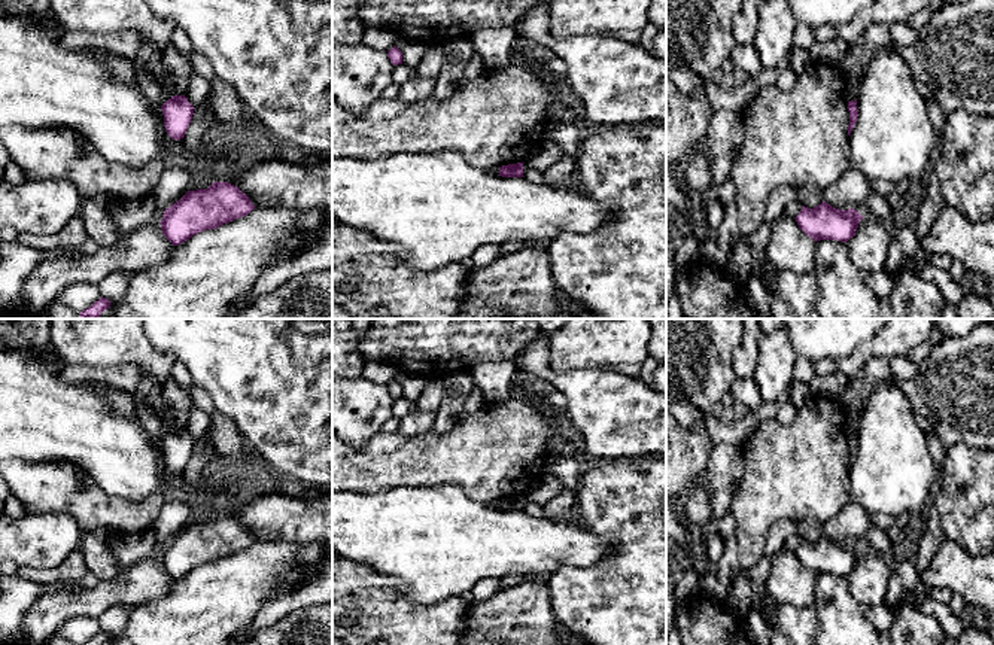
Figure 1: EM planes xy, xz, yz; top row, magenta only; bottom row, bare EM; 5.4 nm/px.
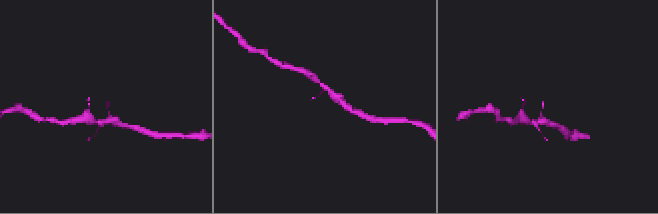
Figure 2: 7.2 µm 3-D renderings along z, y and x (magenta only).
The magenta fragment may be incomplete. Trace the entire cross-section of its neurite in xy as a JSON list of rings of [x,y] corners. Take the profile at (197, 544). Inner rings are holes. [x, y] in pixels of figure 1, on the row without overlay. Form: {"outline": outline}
{"outline": [[[213,515],[207,523],[188,524],[164,544],[159,557],[165,572],[177,579],[201,565],[243,551],[253,542],[249,530],[237,520]]]}

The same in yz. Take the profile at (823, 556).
{"outline": [[[823,535],[814,542],[802,539],[794,553],[814,575],[838,573],[846,576],[855,569],[863,550],[854,542],[839,544]]]}

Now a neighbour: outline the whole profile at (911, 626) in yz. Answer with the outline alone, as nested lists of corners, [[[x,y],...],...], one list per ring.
[[[900,602],[893,606],[894,620],[888,630],[879,635],[881,645],[943,645],[946,635],[939,620],[921,612],[917,606]]]

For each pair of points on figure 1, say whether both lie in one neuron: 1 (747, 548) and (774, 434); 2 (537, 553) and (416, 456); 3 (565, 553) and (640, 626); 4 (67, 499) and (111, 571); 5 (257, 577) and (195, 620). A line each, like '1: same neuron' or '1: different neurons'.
1: same neuron
2: different neurons
3: different neurons
4: different neurons
5: same neuron

